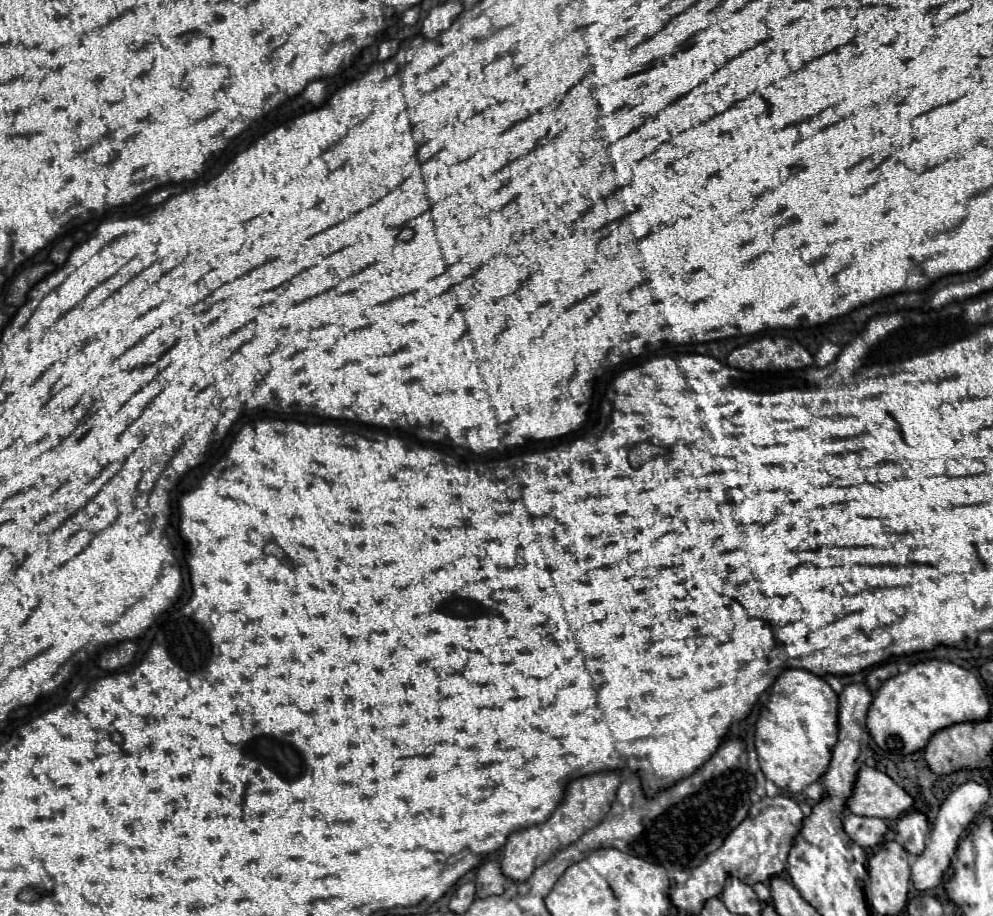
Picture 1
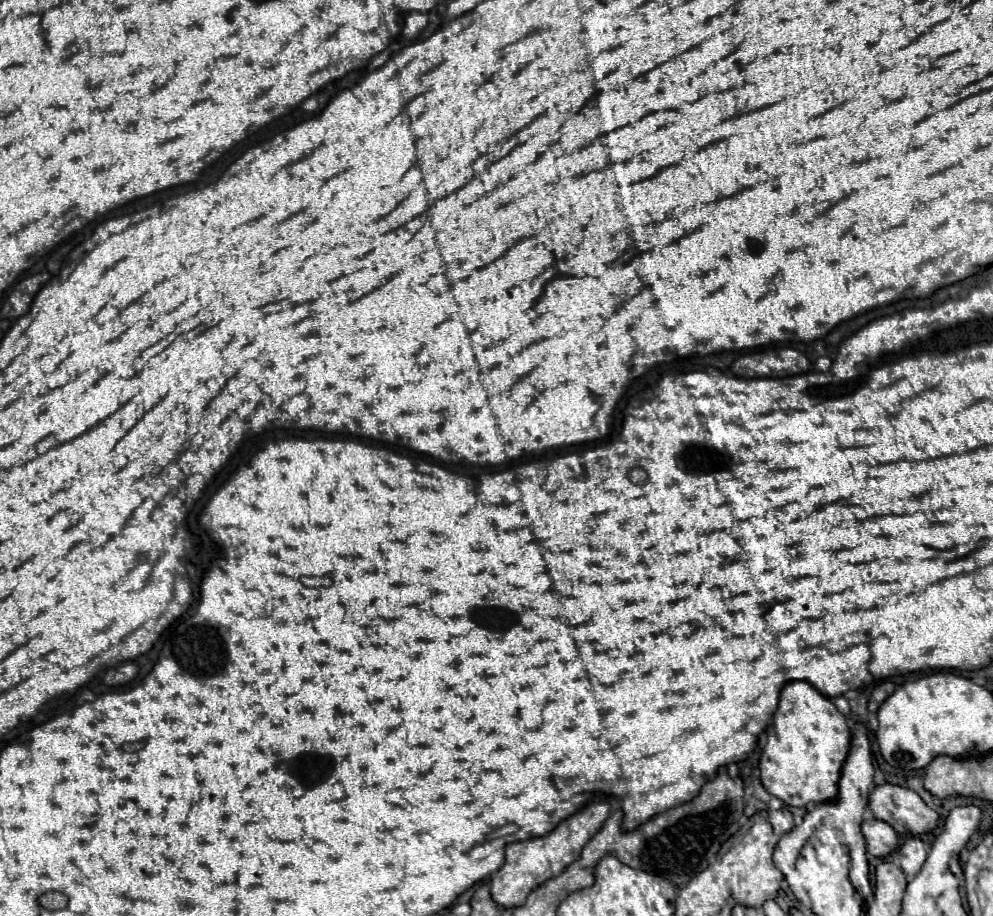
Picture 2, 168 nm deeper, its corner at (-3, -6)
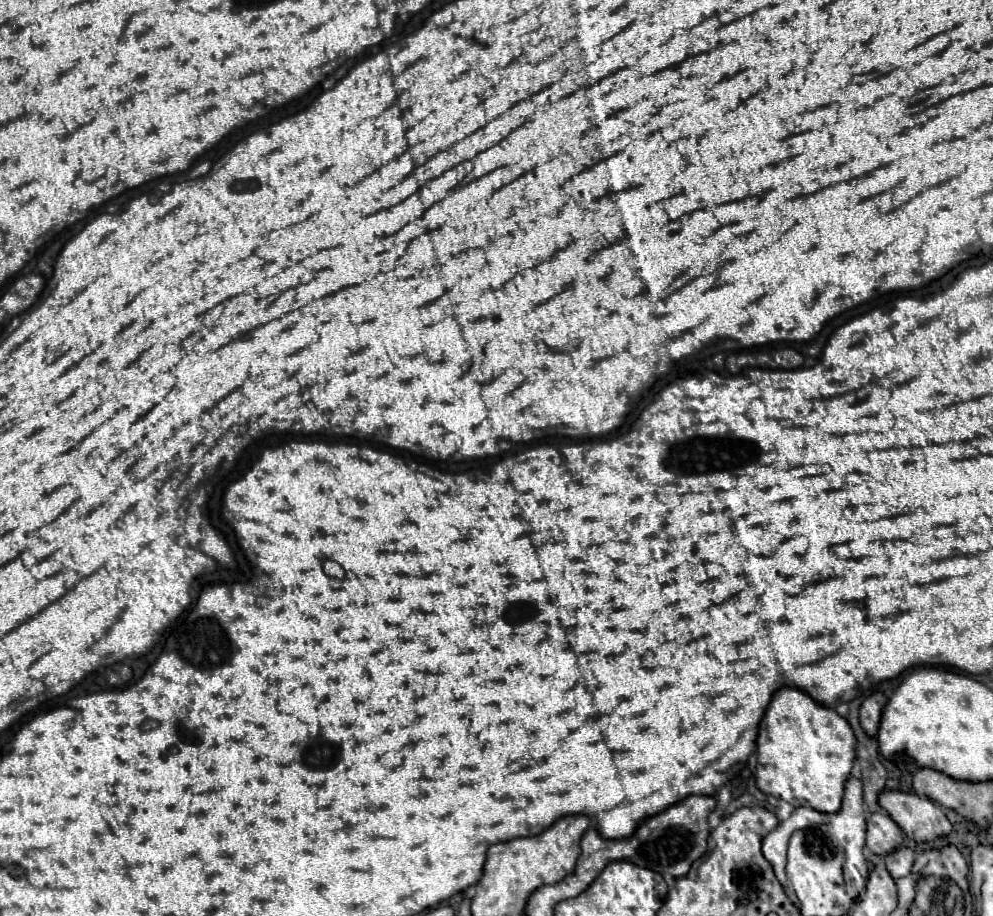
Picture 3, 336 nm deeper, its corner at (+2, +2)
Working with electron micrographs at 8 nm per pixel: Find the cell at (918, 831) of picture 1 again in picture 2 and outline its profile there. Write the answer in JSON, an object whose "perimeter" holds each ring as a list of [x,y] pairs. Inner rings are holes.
{"perimeter":[[[910,837],[904,841],[904,845],[900,847],[898,863],[904,869],[904,873],[908,875],[908,879],[912,879],[920,871],[920,867],[926,861],[926,855],[928,855],[926,843],[920,837]]]}

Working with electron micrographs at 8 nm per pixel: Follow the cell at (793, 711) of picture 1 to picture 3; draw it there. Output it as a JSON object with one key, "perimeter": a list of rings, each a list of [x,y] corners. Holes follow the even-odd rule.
{"perimeter":[[[783,687],[773,695],[757,737],[757,787],[793,807],[811,807],[821,813],[841,809],[843,789],[857,757],[851,725],[835,711],[821,707],[807,693]]]}

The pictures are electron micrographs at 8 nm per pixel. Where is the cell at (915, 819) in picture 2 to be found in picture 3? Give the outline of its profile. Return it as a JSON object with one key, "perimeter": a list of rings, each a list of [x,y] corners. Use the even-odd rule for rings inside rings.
{"perimeter":[[[883,791],[879,795],[879,805],[891,815],[891,819],[895,819],[895,823],[899,823],[907,835],[913,833],[917,843],[929,843],[947,837],[953,829],[937,803],[915,793]]]}

